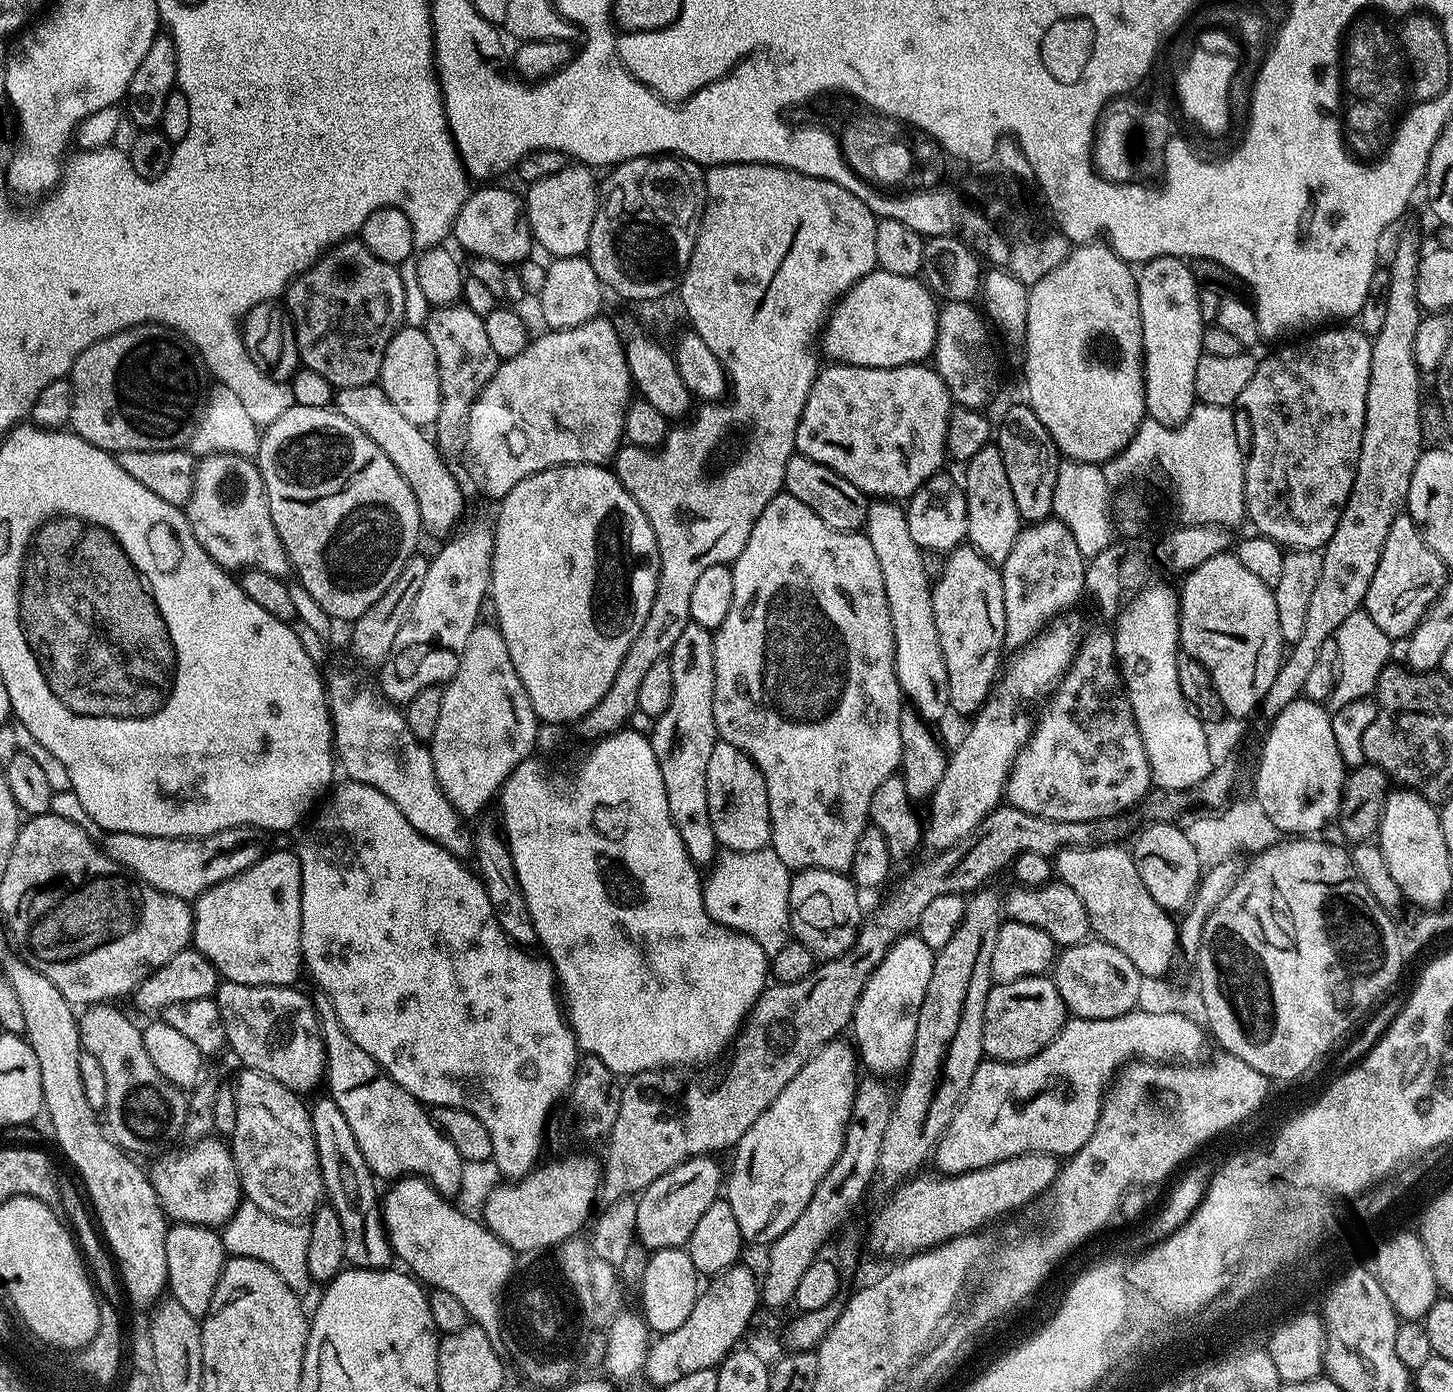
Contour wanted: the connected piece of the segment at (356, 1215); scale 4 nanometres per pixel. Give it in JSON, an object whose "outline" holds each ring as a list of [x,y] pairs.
{"outline":[[[321,1096],[321,1100],[310,1104],[312,1129],[326,1200],[338,1214],[338,1222],[342,1222],[345,1261],[354,1268],[387,1268],[393,1263],[394,1253],[384,1228],[382,1196],[379,1191],[376,1193],[377,1177],[372,1175],[366,1158],[362,1158],[362,1150],[354,1142],[354,1130],[350,1130],[350,1122],[346,1122],[342,1110],[338,1110],[331,1096]]]}

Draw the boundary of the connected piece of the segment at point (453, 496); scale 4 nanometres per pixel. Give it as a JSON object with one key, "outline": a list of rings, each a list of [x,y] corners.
{"outline":[[[379,383],[335,389],[334,407],[342,418],[354,422],[354,426],[358,426],[358,430],[362,430],[362,434],[366,434],[366,438],[370,438],[370,442],[374,442],[374,446],[394,462],[398,474],[406,478],[406,486],[414,490],[418,502],[420,527],[427,535],[429,532],[439,538],[447,537],[465,519],[464,492],[455,474],[448,469],[449,463],[436,447],[435,439],[425,429],[406,419],[395,408],[394,402],[386,398]]]}

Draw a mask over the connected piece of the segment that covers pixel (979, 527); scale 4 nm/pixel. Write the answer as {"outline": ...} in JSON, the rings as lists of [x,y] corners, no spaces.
{"outline":[[[989,442],[978,450],[978,454],[974,454],[974,458],[967,460],[963,468],[962,487],[968,515],[967,543],[991,564],[1002,565],[1022,527],[1018,506],[1014,506],[1014,490],[1010,490],[1010,482],[1006,478],[1006,462],[1002,462],[1002,454],[995,443]]]}

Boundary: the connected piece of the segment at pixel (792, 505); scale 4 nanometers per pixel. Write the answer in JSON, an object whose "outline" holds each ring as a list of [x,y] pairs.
{"outline":[[[781,494],[762,510],[750,539],[742,554],[731,565],[734,578],[734,599],[726,613],[726,622],[714,632],[714,722],[716,735],[742,750],[758,766],[766,782],[766,798],[770,802],[770,846],[778,858],[790,870],[821,868],[822,870],[847,873],[852,866],[854,846],[858,846],[858,834],[869,827],[870,798],[874,790],[882,786],[886,778],[897,775],[902,758],[902,734],[900,733],[900,709],[902,689],[896,676],[896,647],[894,630],[890,622],[890,606],[886,602],[886,585],[882,583],[882,569],[870,546],[870,538],[863,531],[843,532],[826,526],[810,506],[798,502],[798,498]]]}

